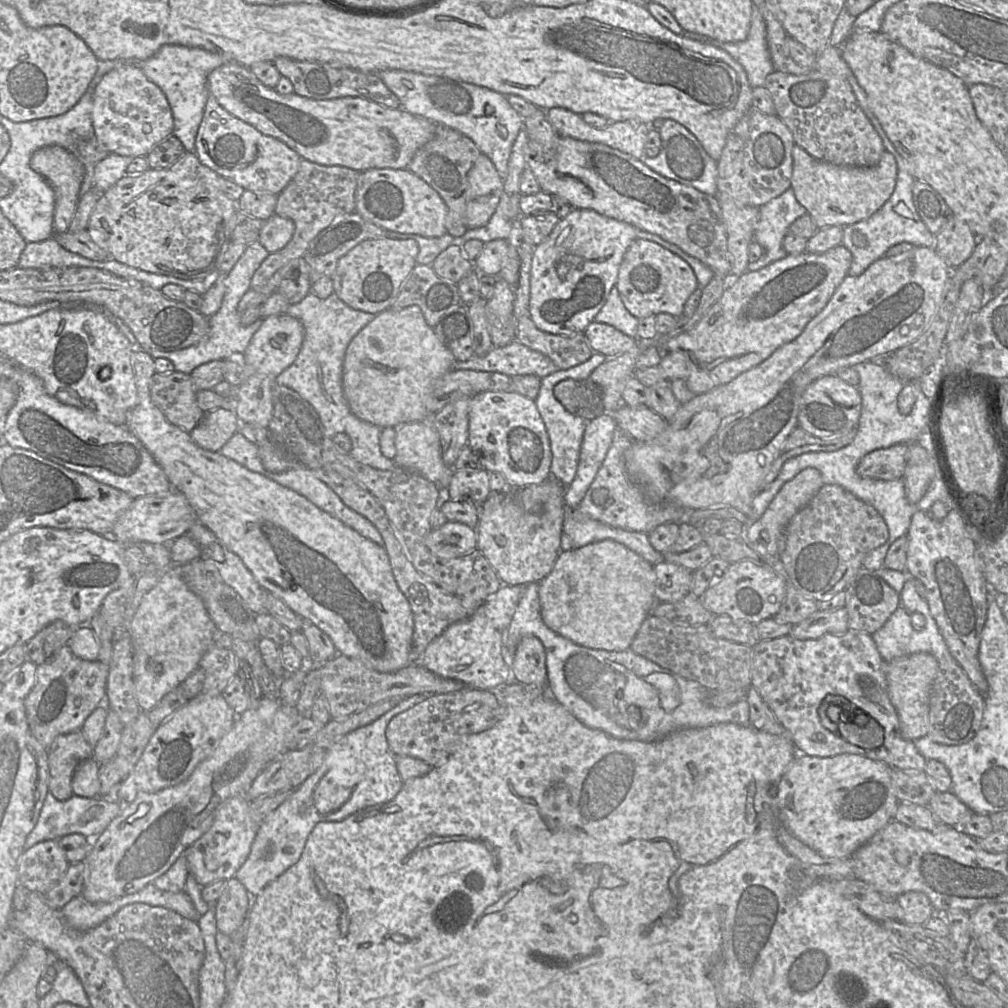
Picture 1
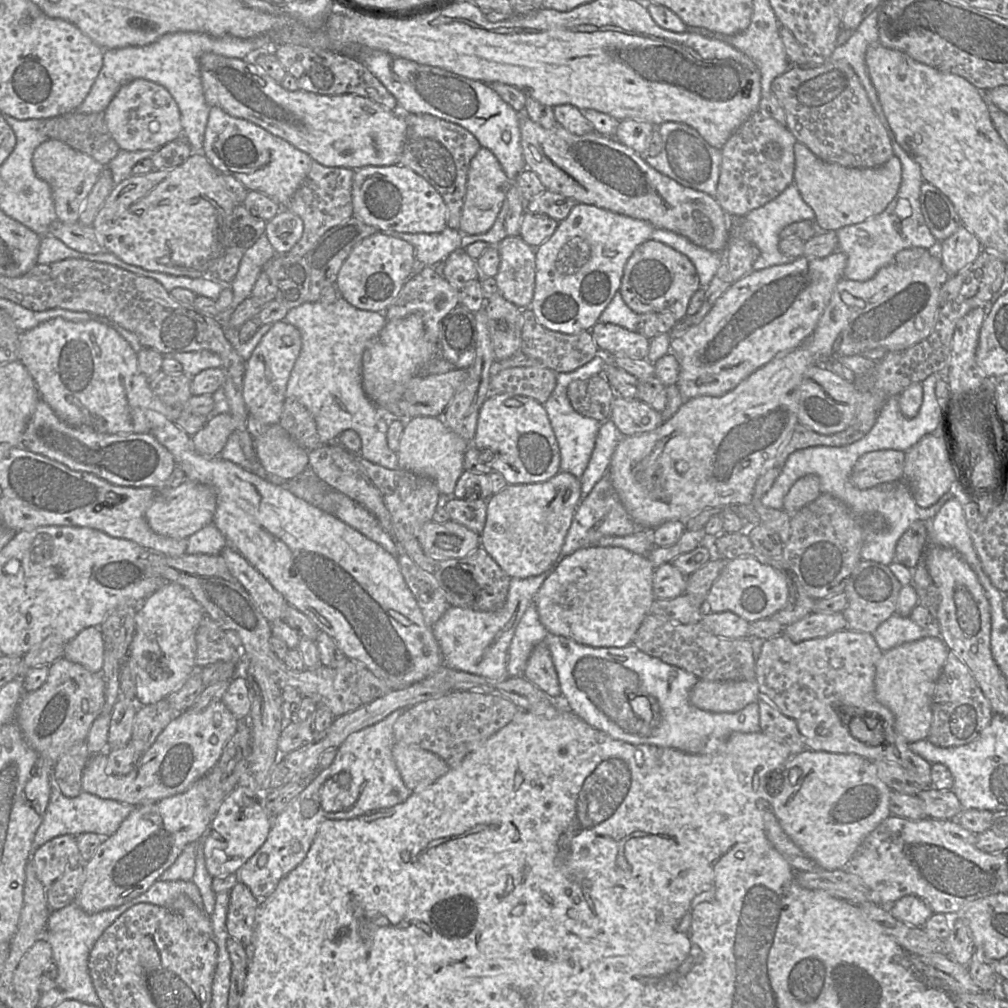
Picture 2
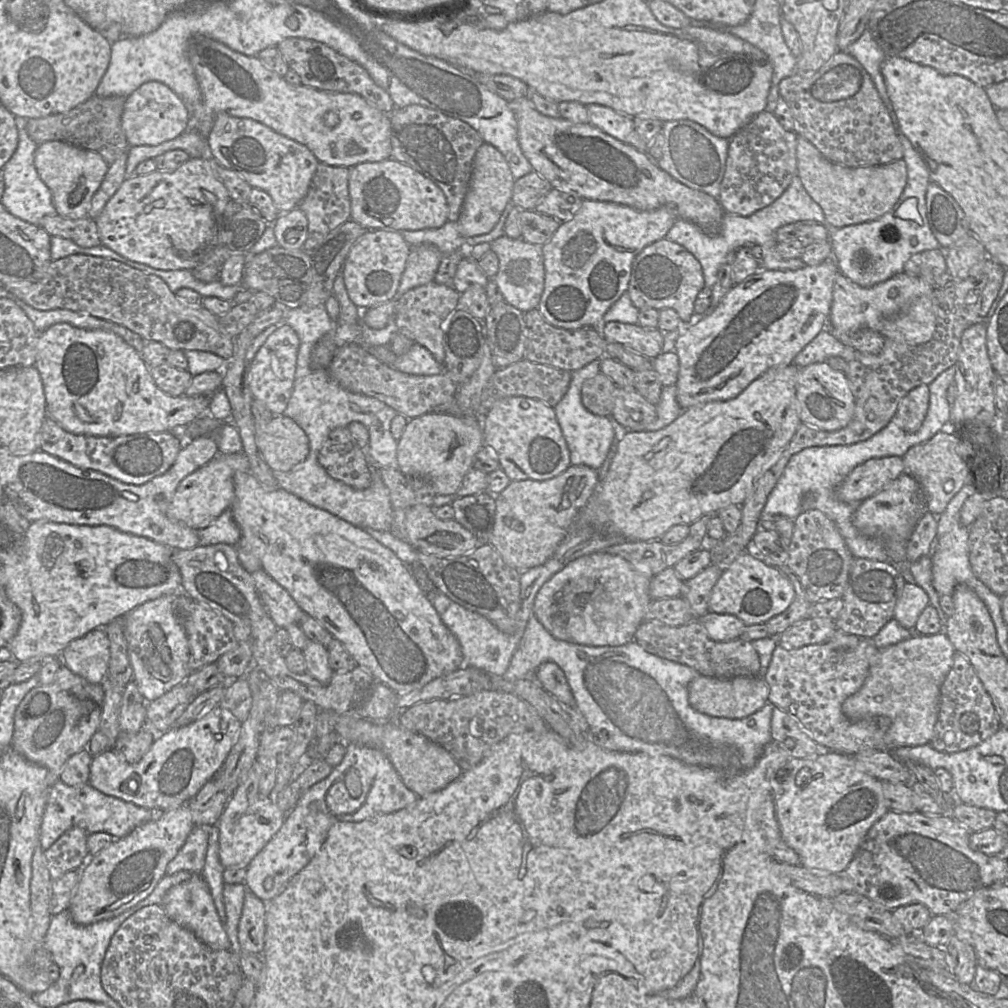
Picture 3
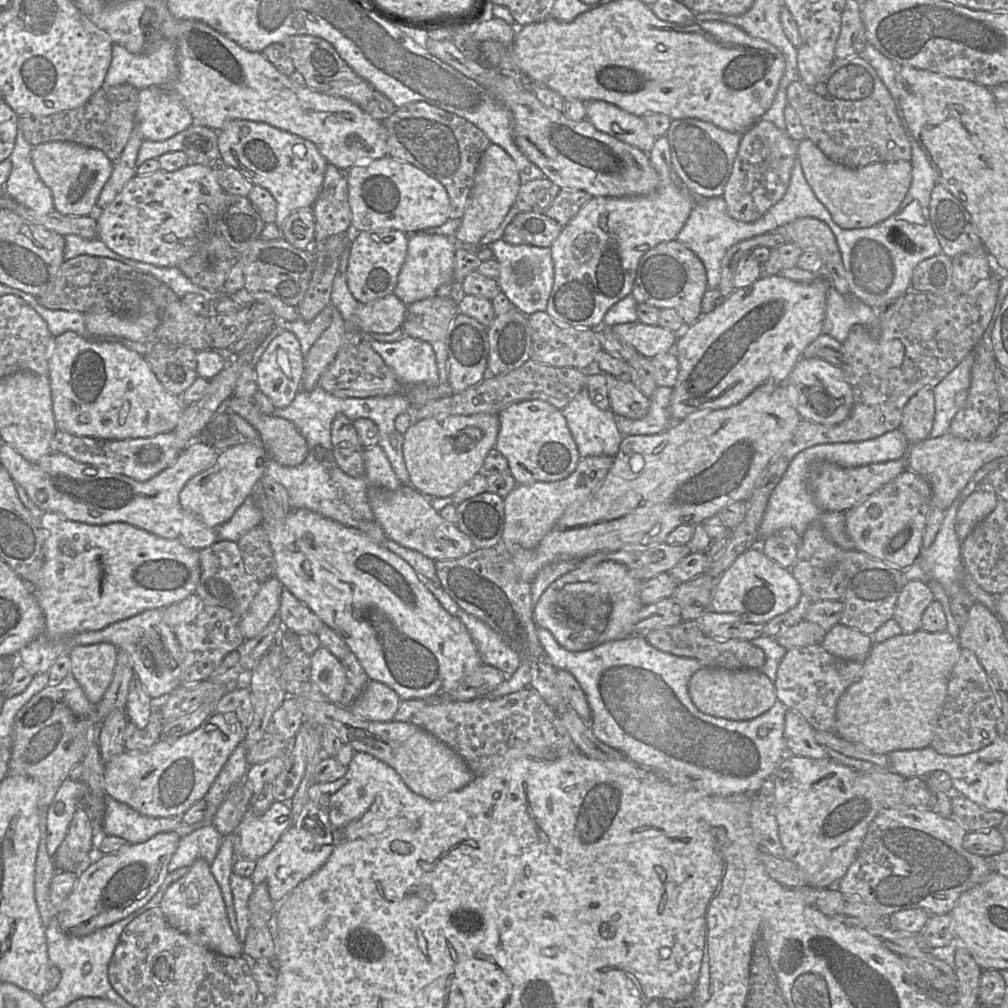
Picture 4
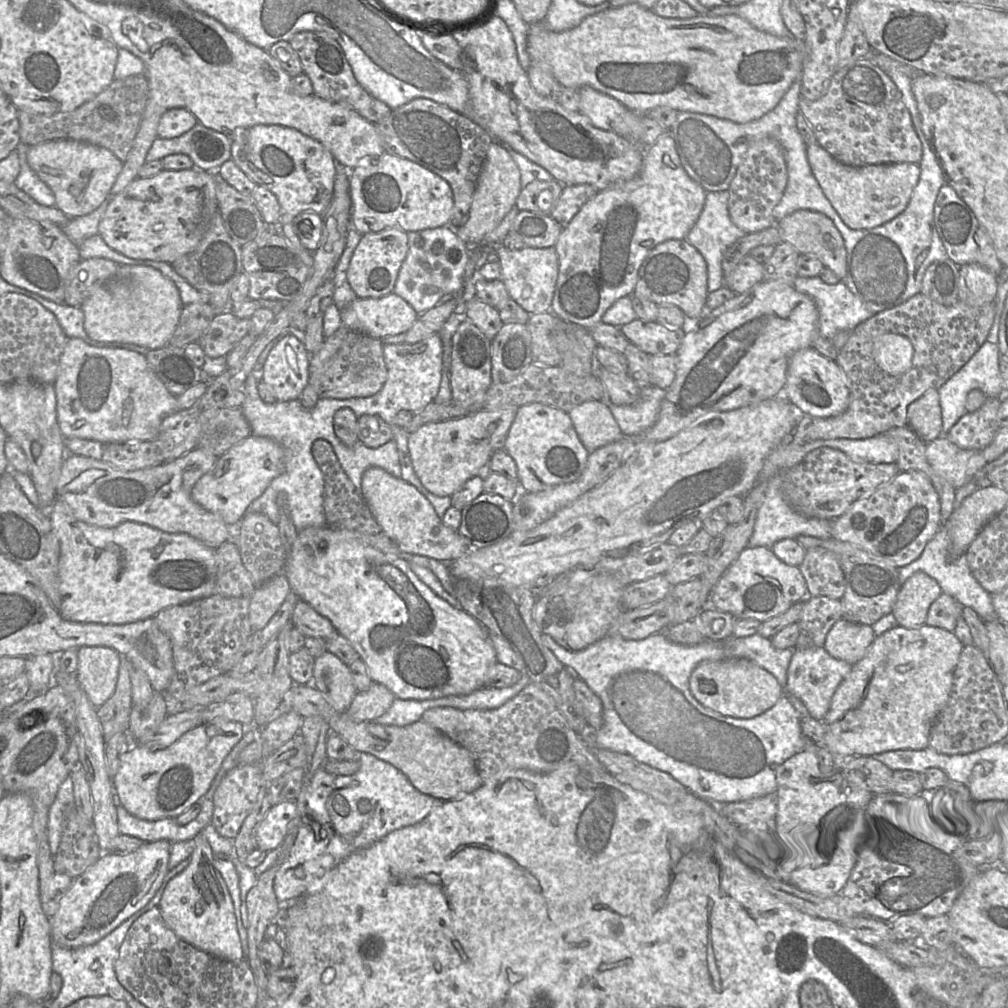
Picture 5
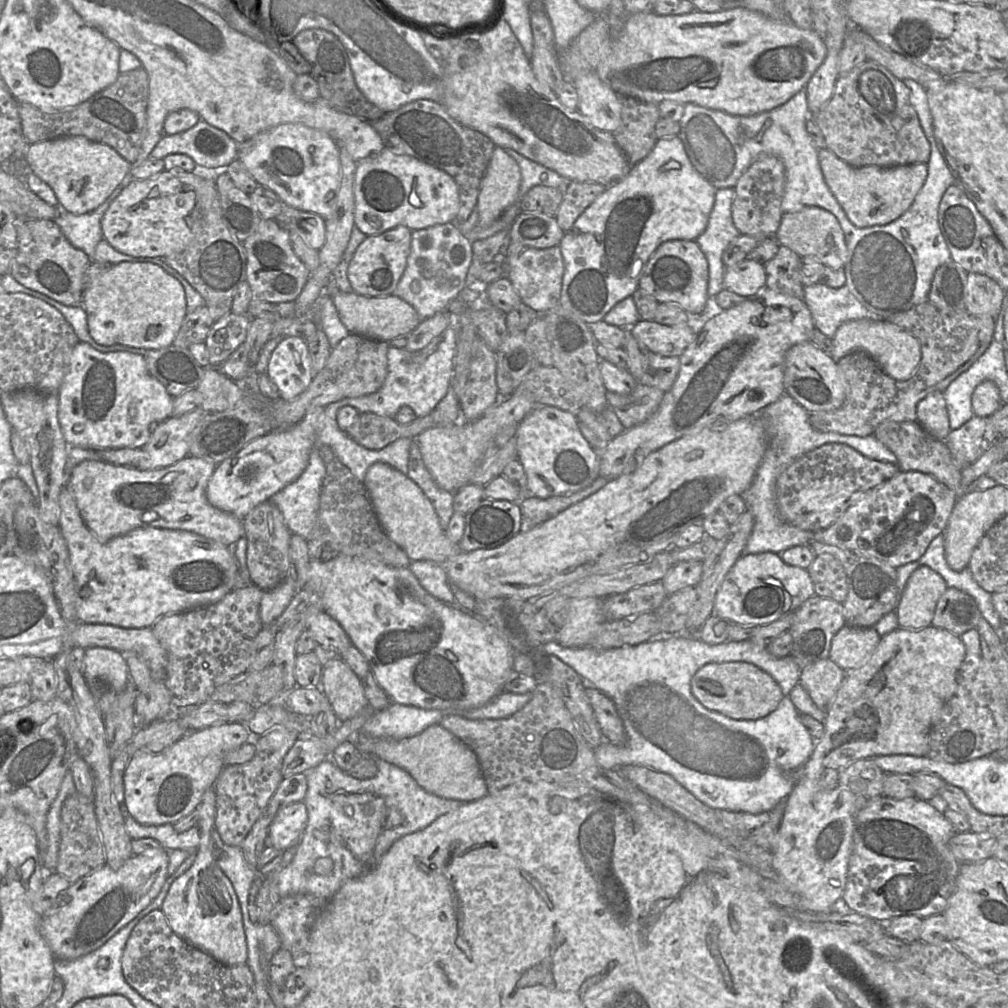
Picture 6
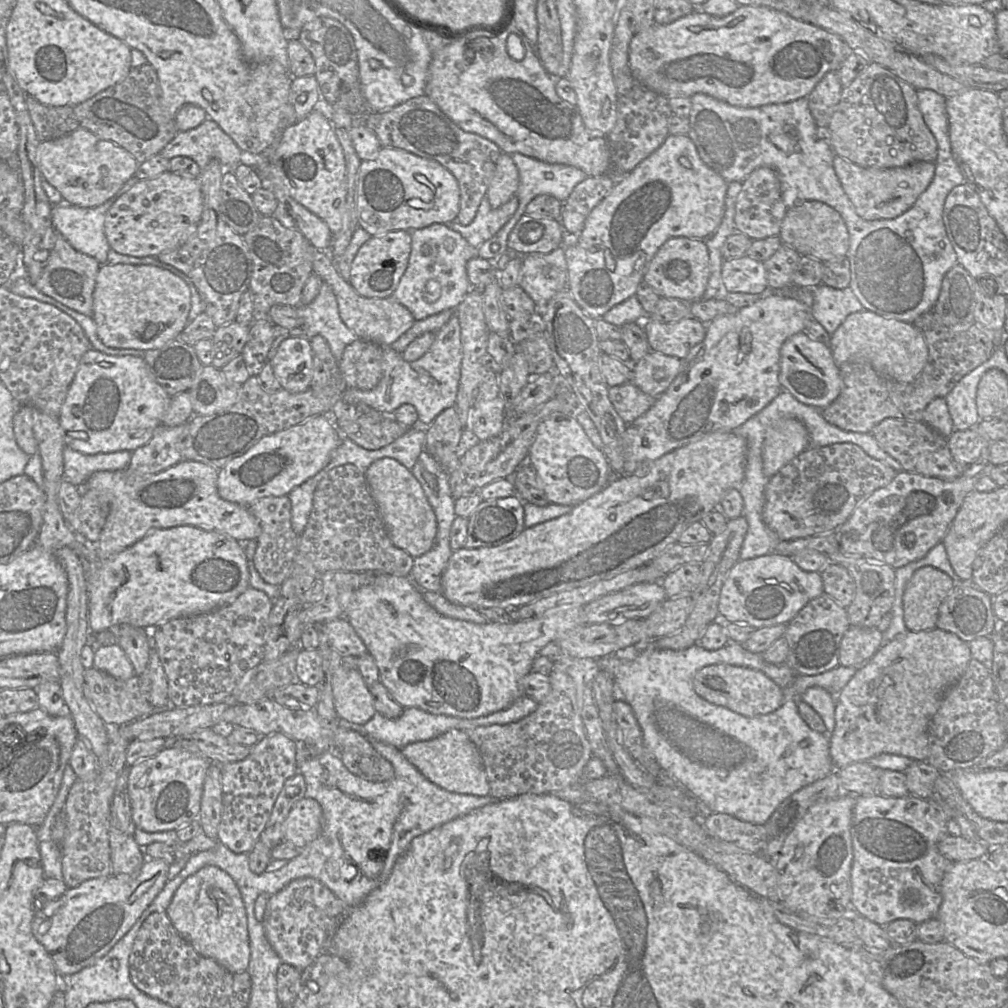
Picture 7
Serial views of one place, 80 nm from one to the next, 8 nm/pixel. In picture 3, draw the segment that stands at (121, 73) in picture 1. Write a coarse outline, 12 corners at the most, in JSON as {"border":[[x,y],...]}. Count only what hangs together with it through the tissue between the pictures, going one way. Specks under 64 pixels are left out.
{"border":[[150,81],[126,97],[129,146],[187,131],[190,114],[168,86]]}

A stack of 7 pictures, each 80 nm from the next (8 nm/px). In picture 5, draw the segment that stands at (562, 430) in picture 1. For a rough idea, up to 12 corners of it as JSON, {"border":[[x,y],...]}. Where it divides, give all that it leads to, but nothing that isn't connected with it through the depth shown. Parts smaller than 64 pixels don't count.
{"border":[[603,401],[568,415],[589,453],[623,436]]}

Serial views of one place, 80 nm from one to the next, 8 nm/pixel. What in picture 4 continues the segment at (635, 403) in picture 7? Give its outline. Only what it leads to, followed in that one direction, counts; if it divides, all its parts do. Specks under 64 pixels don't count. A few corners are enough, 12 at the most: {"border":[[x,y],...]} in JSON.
{"border":[[657,386],[641,419],[614,414],[623,435],[652,435],[674,421],[672,388]]}

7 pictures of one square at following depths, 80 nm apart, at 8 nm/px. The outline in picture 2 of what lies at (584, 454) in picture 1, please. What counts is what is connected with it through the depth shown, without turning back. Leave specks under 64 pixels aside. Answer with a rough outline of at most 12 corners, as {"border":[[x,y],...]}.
{"border":[[611,419],[601,422],[580,477],[584,499],[607,473],[621,437]]}

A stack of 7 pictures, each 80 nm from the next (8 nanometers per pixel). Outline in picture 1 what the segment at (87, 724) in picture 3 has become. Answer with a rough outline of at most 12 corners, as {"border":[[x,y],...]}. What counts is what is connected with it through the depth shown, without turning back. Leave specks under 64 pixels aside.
{"border":[[67,644],[38,664],[27,722],[48,749],[105,703],[107,664]]}

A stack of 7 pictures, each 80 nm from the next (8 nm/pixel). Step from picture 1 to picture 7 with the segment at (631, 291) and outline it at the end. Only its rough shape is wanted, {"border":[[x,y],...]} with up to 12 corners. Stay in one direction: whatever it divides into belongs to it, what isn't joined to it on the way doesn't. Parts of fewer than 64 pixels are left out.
{"border":[[674,237],[643,281],[664,298],[702,299],[705,239]]}

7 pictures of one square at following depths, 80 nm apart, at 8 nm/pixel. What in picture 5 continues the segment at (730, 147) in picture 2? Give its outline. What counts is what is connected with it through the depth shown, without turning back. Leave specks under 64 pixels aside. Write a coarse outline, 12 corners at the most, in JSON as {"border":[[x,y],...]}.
{"border":[[778,141],[753,142],[727,190],[746,234],[775,226],[784,194]]}

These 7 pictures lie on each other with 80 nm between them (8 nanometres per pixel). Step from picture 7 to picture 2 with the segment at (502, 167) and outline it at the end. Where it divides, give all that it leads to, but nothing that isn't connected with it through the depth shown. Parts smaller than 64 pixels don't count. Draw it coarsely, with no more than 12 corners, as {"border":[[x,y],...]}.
{"border":[[481,147],[468,169],[460,232],[487,232],[511,183]]}

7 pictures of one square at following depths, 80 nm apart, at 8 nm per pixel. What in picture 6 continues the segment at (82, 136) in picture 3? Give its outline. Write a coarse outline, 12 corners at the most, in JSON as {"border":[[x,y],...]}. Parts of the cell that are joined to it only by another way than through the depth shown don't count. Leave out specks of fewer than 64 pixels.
{"border":[[140,67],[73,108],[20,103],[31,145],[83,136],[132,164],[147,134]]}

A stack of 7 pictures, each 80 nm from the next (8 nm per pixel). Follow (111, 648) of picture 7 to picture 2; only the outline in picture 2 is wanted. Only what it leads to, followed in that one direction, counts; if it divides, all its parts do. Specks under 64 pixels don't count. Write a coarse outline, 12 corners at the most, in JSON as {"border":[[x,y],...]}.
{"border":[[99,627],[80,631],[64,657],[101,672],[105,643]]}

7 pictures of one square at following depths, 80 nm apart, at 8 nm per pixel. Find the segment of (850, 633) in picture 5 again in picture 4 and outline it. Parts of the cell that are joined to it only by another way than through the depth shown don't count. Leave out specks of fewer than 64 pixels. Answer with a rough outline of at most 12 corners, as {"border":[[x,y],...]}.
{"border":[[838,623],[819,644],[835,657],[864,662],[872,635]]}

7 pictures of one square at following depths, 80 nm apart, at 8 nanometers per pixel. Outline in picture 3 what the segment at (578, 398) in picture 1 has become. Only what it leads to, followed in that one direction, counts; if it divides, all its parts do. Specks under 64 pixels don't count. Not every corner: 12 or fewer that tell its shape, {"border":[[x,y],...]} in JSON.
{"border":[[601,372],[581,386],[591,413],[611,416],[615,384]]}

